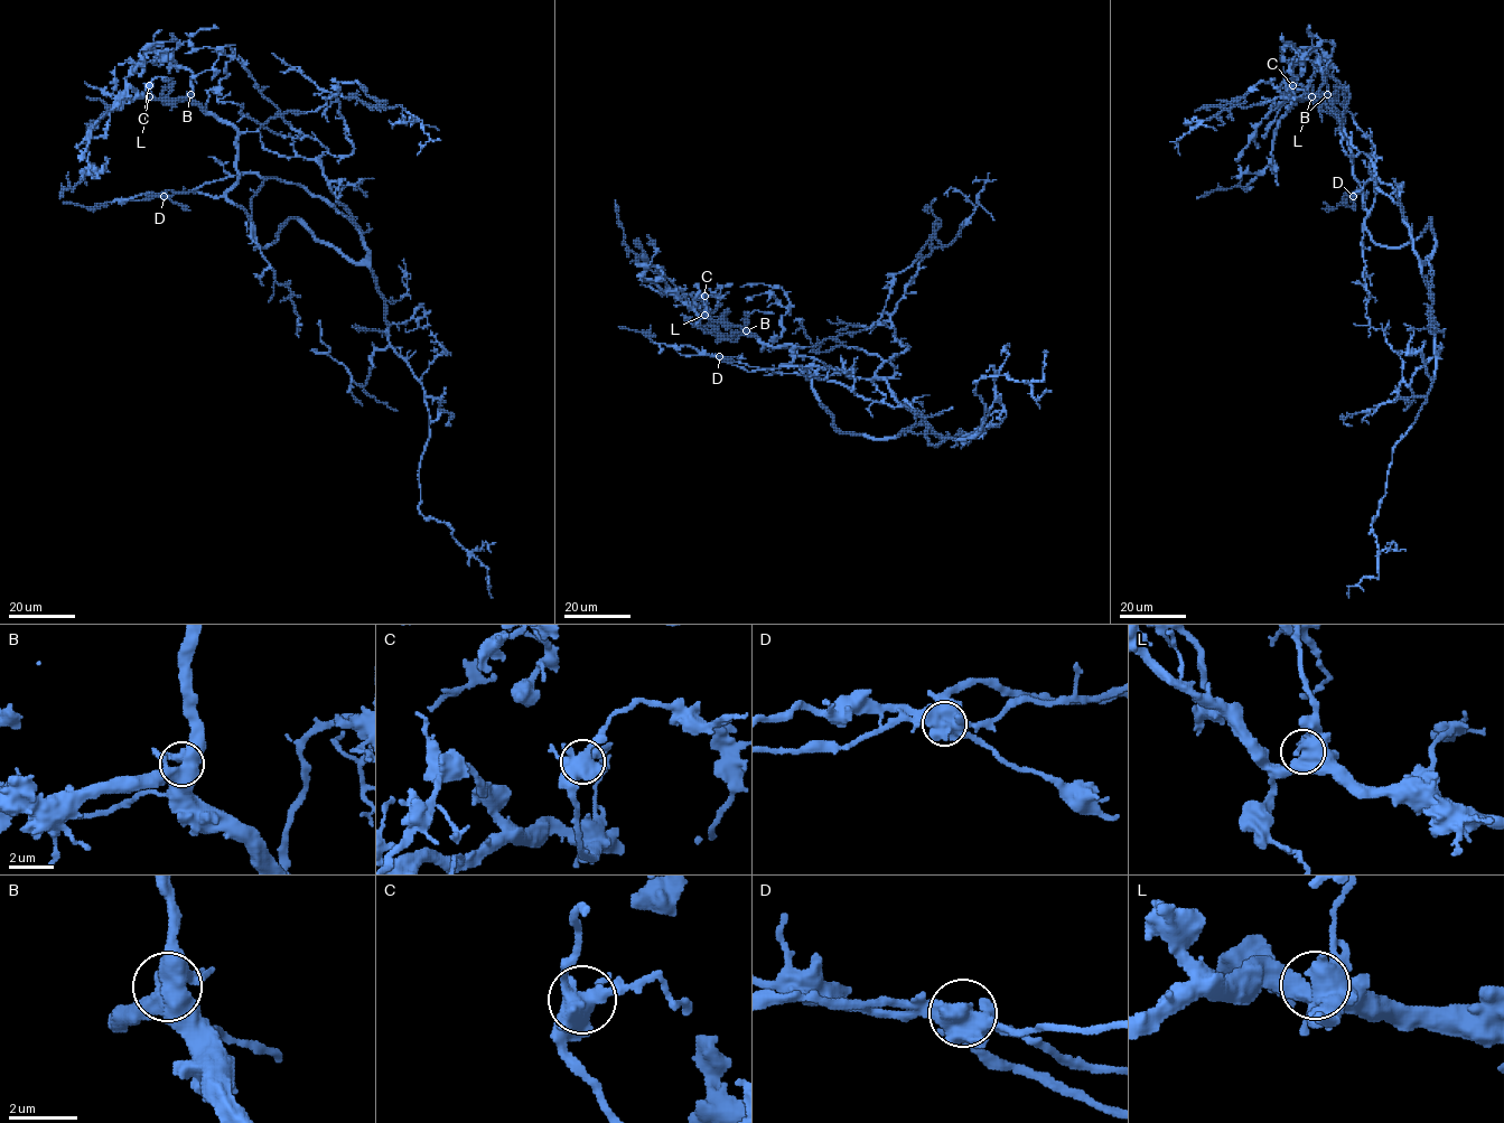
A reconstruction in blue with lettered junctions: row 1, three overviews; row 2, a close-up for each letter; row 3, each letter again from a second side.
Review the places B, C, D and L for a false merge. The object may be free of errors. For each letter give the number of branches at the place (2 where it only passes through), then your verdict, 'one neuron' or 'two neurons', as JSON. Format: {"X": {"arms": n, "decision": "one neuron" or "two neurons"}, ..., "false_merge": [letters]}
{"B": {"arms": 5, "decision": "one neuron"}, "C": {"arms": 5, "decision": "one neuron"}, "D": {"arms": 5, "decision": "one neuron"}, "L": {"arms": 5, "decision": "one neuron"}, "false_merge": []}

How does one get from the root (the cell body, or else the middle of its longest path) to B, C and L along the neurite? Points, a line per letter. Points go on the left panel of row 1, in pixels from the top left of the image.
B: (341, 203), (320, 160), (327, 150), (317, 140), (280, 117), (255, 131), (239, 132), (208, 114), (190, 94)
C: (341, 203), (320, 160), (327, 150), (280, 117), (255, 131), (239, 132), (188, 97), (149, 99), (149, 85)
L: (341, 203), (320, 160), (327, 150), (280, 117), (271, 117), (255, 131), (239, 132), (188, 97), (149, 96)

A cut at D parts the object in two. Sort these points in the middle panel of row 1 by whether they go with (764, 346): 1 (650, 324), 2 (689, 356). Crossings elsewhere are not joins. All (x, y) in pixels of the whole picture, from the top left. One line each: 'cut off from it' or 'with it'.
1: cut off from it
2: with it

